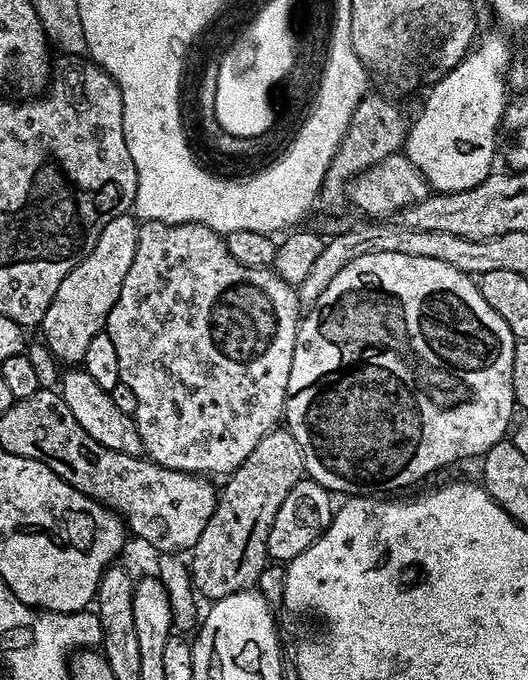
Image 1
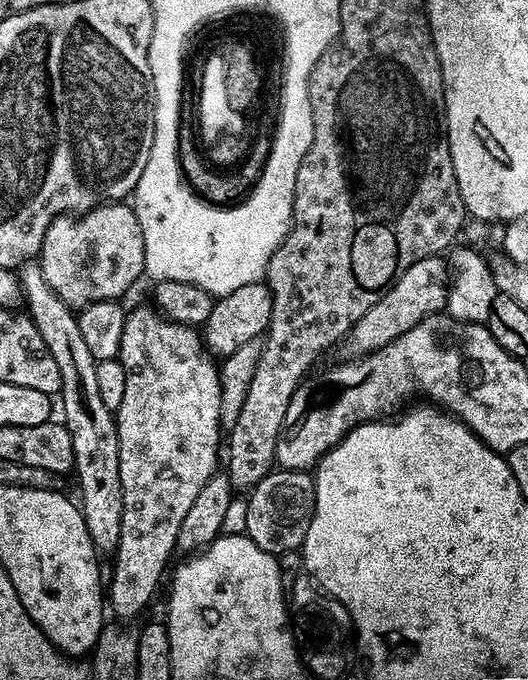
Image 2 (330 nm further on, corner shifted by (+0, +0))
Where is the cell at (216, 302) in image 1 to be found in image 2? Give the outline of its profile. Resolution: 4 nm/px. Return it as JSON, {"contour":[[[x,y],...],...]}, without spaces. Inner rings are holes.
{"contour":[[[155,307],[136,308],[127,313],[122,326],[122,342],[120,343],[120,364],[126,370],[126,395],[122,397],[122,406],[114,413],[116,418],[116,429],[118,430],[118,470],[122,478],[122,526],[120,527],[120,541],[114,553],[116,561],[112,564],[112,581],[106,584],[106,600],[110,605],[110,612],[122,619],[128,620],[136,616],[152,600],[156,587],[160,584],[160,575],[168,564],[172,552],[177,551],[176,539],[178,530],[182,526],[182,518],[190,511],[190,505],[202,486],[210,482],[210,478],[217,475],[216,463],[222,460],[222,432],[220,436],[220,424],[222,425],[222,390],[220,389],[220,369],[213,354],[204,345],[201,333],[193,325],[179,324],[168,320],[156,311]]]}

